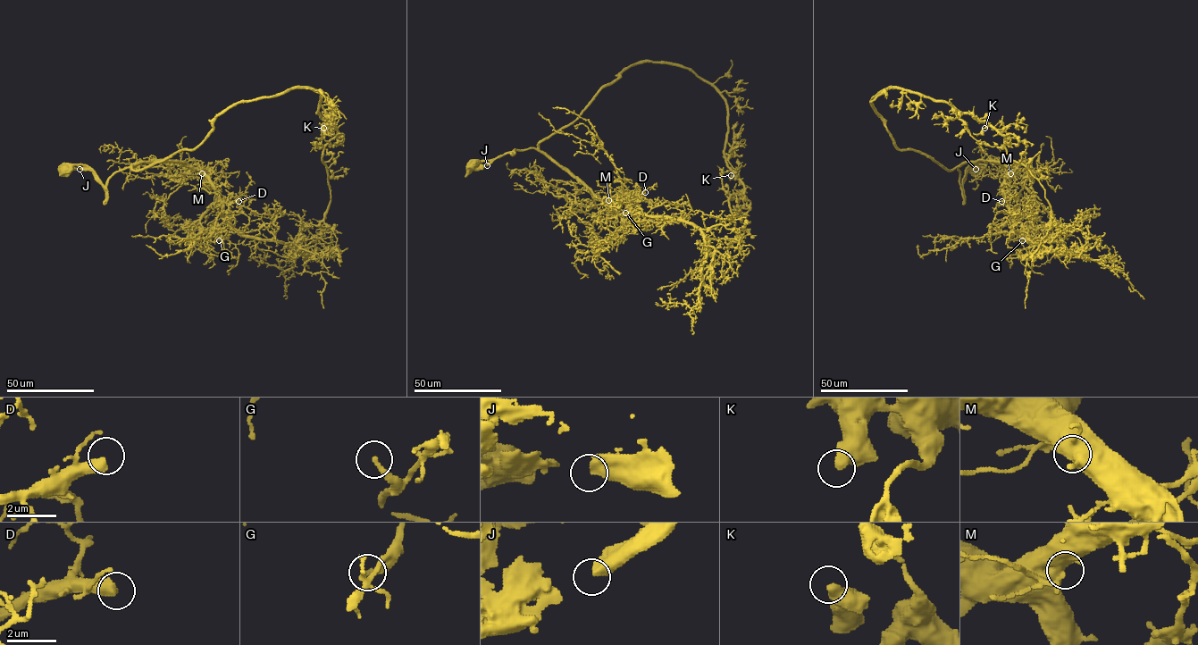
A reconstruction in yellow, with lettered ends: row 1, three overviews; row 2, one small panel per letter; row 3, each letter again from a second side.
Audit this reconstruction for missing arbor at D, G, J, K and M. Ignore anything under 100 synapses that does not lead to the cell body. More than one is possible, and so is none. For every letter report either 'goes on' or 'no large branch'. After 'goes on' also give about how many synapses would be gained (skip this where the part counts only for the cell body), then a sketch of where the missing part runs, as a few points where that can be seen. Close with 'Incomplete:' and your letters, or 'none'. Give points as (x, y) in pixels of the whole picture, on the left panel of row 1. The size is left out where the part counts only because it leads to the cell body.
D: goes on; about 450 synapses; missing branch runs (238, 201), (259, 204), (258, 188), (235, 166), (228, 174)
G: no large branch
J: no large branch
K: no large branch
M: no large branch
Incomplete: D

